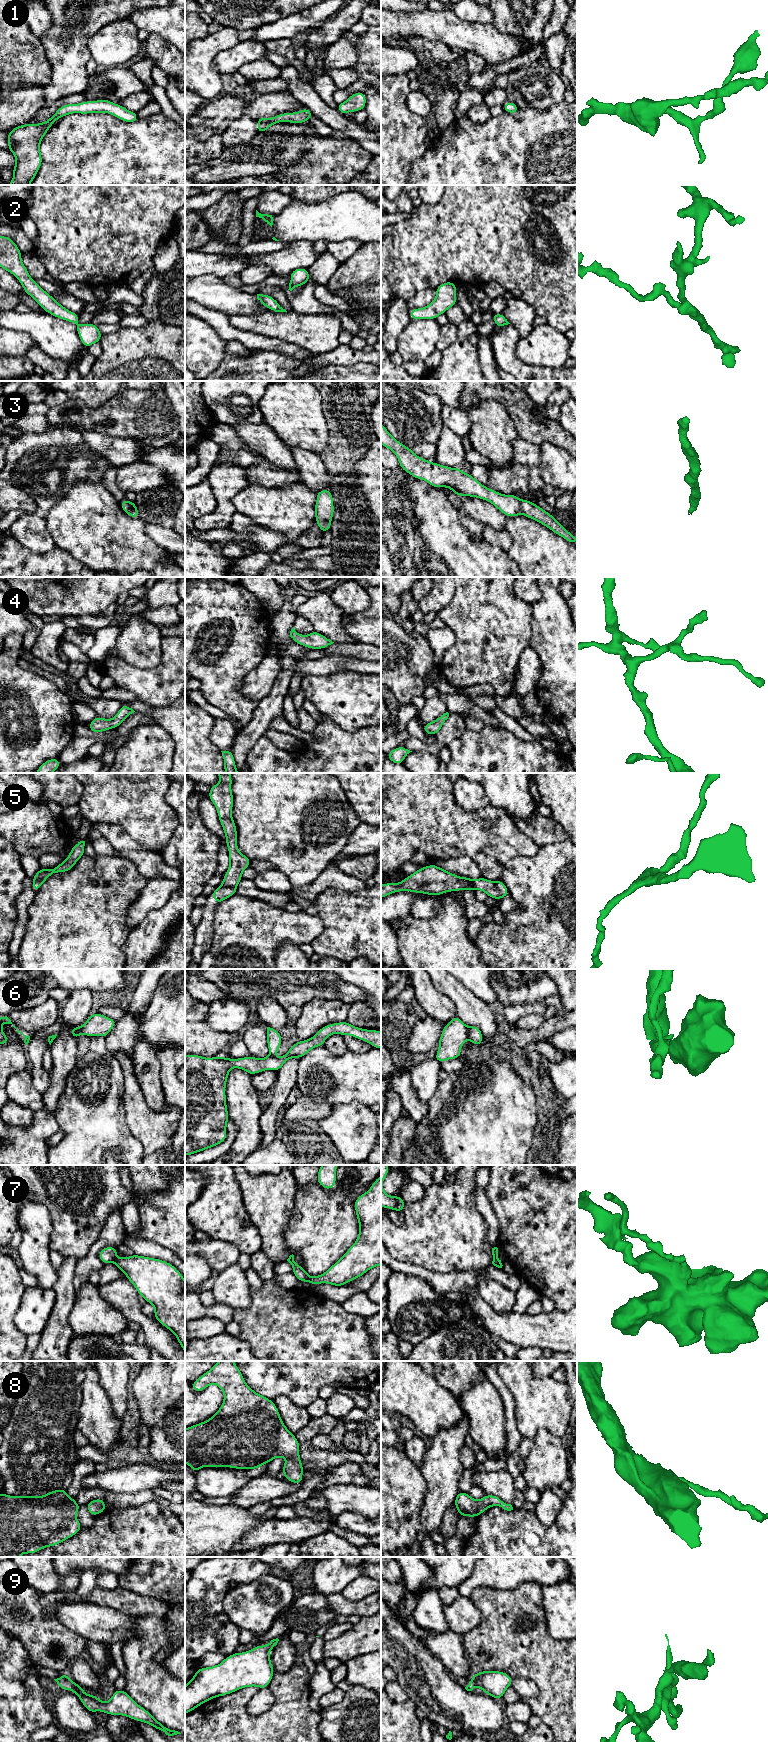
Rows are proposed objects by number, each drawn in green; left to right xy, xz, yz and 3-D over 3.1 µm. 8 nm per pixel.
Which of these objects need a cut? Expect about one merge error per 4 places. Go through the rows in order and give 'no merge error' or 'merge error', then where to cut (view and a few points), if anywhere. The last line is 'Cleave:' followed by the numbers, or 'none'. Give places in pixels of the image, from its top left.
1: no merge error; no cut
2: no merge error; no cut
3: no merge error; no cut
4: no merge error; no cut
5: no merge error; no cut
6: merge error; cut in yz along (468, 1027), (467, 1037)
7: merge error; cut in xz along (310, 1277), (308, 1281)
8: no merge error; no cut
9: no merge error; no cut
Cleave: 6, 7

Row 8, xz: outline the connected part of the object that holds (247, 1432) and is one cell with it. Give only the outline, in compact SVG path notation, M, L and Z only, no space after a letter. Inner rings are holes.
M219 1361L191 1386L194 1391L201 1392L211 1384L223 1391L224 1400L211 1418L185 1429L185 1463L195 1473L202 1467L229 1467L250 1471L277 1457L284 1457L286 1462L282 1474L289 1482L302 1483L304 1469L299 1454L300 1442L281 1420L273 1400L251 1389L233 1361Z

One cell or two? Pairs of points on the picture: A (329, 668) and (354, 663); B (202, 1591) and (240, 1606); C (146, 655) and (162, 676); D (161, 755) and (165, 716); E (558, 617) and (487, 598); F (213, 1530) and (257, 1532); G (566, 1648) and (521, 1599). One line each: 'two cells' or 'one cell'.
A: one cell
B: two cells
C: two cells
D: two cells
E: two cells
F: two cells
G: one cell

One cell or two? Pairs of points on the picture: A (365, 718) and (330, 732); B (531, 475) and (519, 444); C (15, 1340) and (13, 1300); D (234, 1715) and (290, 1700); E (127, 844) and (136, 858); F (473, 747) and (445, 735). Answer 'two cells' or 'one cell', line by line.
A: two cells
B: two cells
C: one cell
D: one cell
E: two cells
F: two cells

